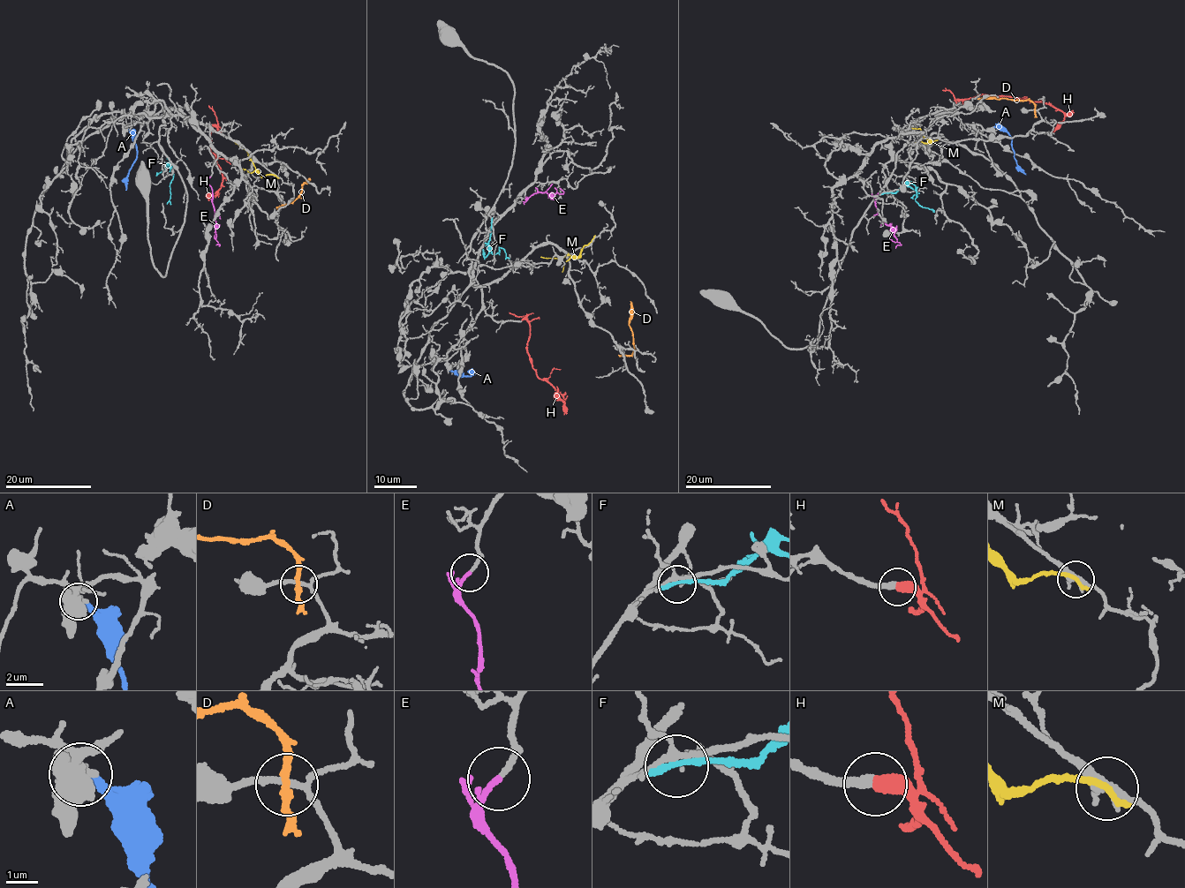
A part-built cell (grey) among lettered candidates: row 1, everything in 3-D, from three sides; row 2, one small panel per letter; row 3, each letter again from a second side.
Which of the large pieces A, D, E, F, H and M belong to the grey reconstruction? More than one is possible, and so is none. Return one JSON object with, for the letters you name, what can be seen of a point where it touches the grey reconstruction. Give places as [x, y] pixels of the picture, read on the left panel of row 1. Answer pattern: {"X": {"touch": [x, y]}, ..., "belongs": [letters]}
{"E": {"touch": [210, 176]}, "H": {"touch": [212, 125]}, "belongs": ["E", "H"]}

